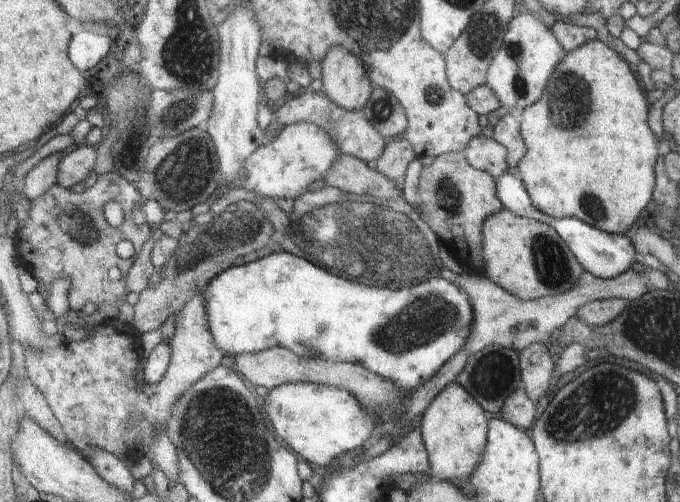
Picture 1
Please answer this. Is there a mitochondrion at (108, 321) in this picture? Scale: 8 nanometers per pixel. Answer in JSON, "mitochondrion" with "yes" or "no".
{"mitochondrion":"no"}

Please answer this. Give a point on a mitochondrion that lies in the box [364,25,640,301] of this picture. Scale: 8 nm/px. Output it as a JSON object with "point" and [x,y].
{"point":[570,100]}

